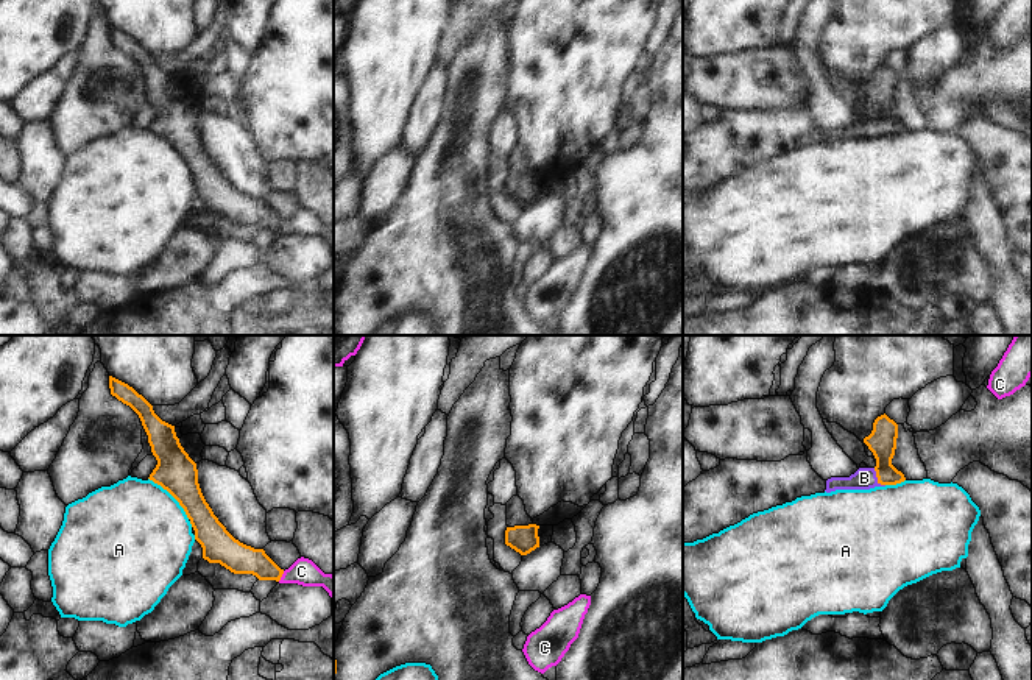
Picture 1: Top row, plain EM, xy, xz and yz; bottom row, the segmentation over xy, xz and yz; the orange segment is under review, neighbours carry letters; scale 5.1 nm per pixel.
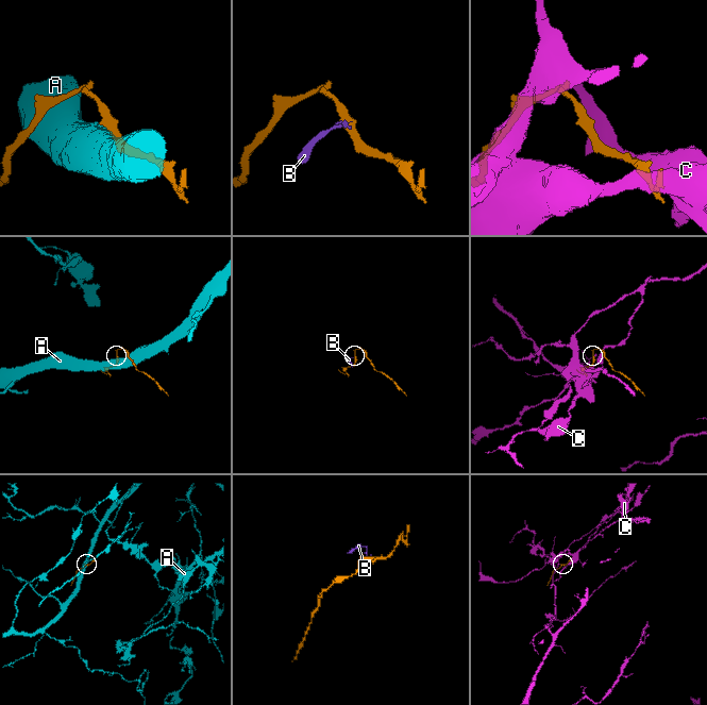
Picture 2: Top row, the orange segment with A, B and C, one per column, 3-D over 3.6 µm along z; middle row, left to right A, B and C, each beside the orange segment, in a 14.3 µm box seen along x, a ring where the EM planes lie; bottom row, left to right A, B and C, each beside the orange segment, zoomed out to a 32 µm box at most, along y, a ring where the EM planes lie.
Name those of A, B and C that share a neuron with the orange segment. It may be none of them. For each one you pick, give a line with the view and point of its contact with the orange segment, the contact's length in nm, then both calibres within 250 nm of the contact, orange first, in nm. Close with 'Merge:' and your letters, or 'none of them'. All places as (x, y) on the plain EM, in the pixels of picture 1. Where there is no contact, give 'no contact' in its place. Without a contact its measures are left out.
B: contact yz (878, 128); length 110 nm; calibres 150 and 110 nm
Merge: B

